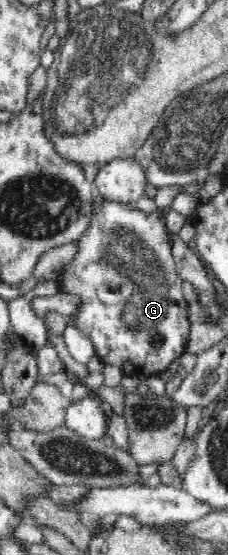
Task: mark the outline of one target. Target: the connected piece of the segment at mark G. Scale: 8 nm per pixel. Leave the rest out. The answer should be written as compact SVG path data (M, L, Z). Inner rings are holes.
M101 200L101 203L94 205L93 209L92 226L90 226L90 230L88 230L86 234L83 234L83 237L78 241L81 250L79 254L76 254L74 260L65 265L66 272L64 272L64 278L62 278L60 284L59 293L78 297L80 299L80 304L82 304L82 306L80 306L80 312L76 314L76 318L69 320L68 324L86 335L86 338L94 345L95 354L104 364L118 366L123 375L141 379L148 378L149 376L159 376L162 370L166 370L176 358L180 358L187 350L189 332L192 328L188 317L188 302L186 298L184 298L182 291L183 281L177 274L175 258L171 254L170 244L167 243L166 235L169 232L166 228L166 223L162 222L162 215L159 212L155 214L142 213L135 210L132 205L115 204L114 202L107 202L106 200ZM154 334L160 334L161 338L163 338L161 345L154 345L154 343L152 343L152 336L154 336Z

